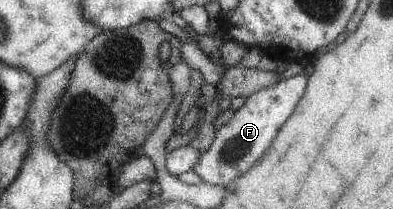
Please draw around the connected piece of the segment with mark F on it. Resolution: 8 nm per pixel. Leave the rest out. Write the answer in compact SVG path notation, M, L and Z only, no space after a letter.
M295 75L248 96L241 108L233 113L233 117L214 131L211 145L201 153L192 168L201 182L225 187L257 164L269 145L272 145L275 133L291 116L305 90L306 82L305 75Z

